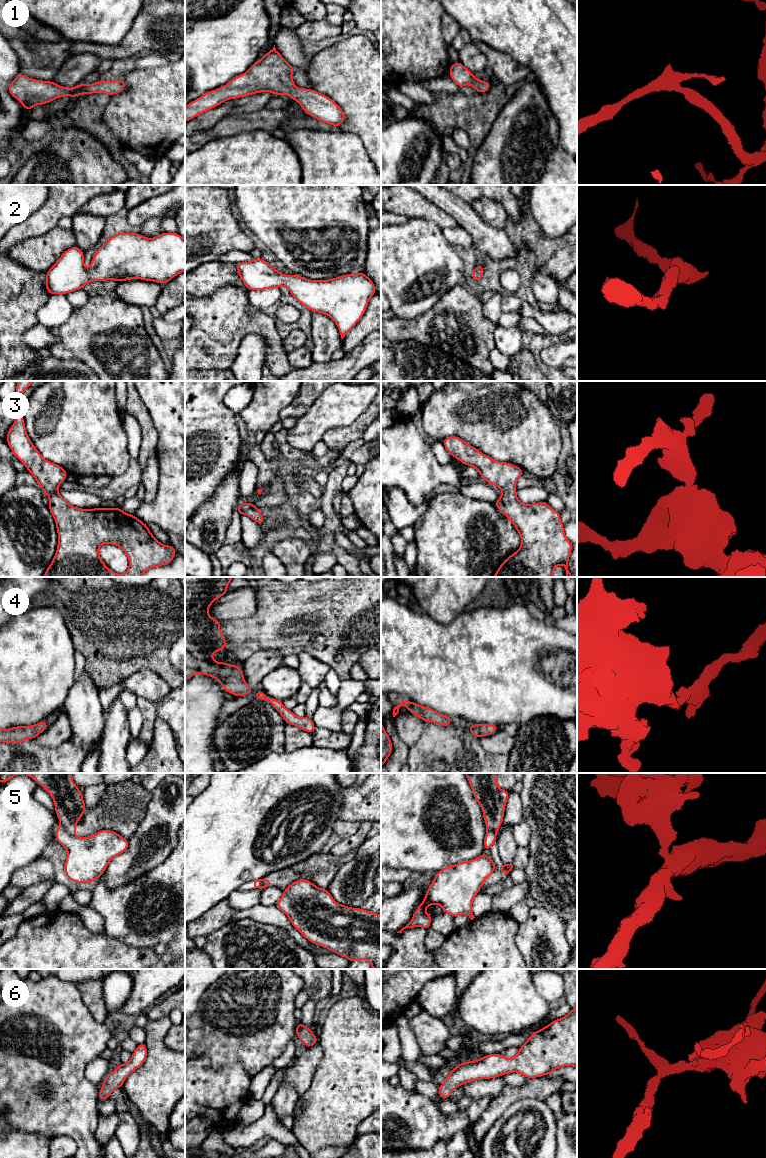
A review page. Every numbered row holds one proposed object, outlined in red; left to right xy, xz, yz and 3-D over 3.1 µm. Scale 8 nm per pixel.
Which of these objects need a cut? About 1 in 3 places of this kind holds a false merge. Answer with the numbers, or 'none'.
5

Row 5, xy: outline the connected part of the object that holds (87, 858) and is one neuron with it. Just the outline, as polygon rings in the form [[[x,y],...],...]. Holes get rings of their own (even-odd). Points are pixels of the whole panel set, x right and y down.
[[[59,826],[55,839],[67,850],[64,871],[66,877],[75,883],[96,881],[109,862],[129,846],[129,840],[112,830],[100,830],[89,837],[78,838]]]

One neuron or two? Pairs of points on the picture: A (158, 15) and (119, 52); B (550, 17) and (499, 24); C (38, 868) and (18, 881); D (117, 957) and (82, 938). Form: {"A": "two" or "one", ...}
{"A": "one", "B": "one", "C": "one", "D": "one"}

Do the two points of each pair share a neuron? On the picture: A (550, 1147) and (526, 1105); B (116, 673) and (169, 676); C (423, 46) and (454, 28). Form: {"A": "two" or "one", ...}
{"A": "one", "B": "one", "C": "two"}

